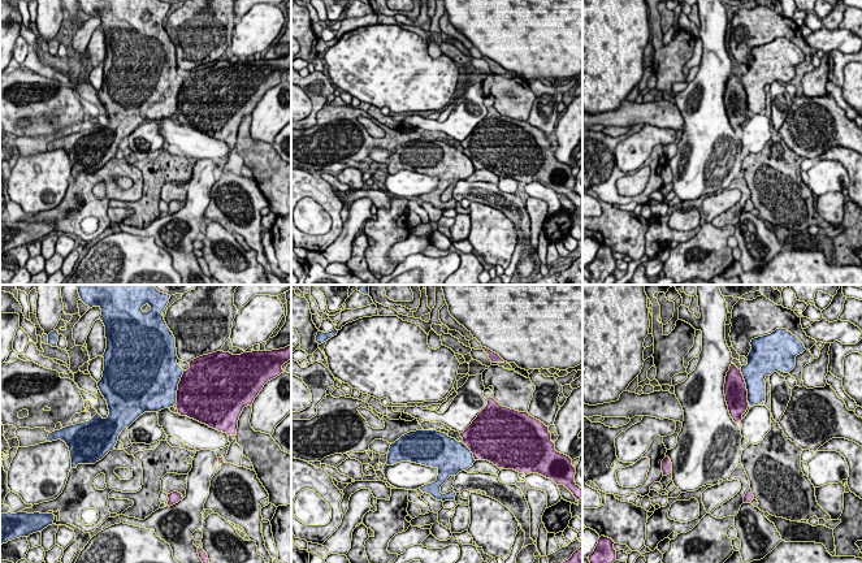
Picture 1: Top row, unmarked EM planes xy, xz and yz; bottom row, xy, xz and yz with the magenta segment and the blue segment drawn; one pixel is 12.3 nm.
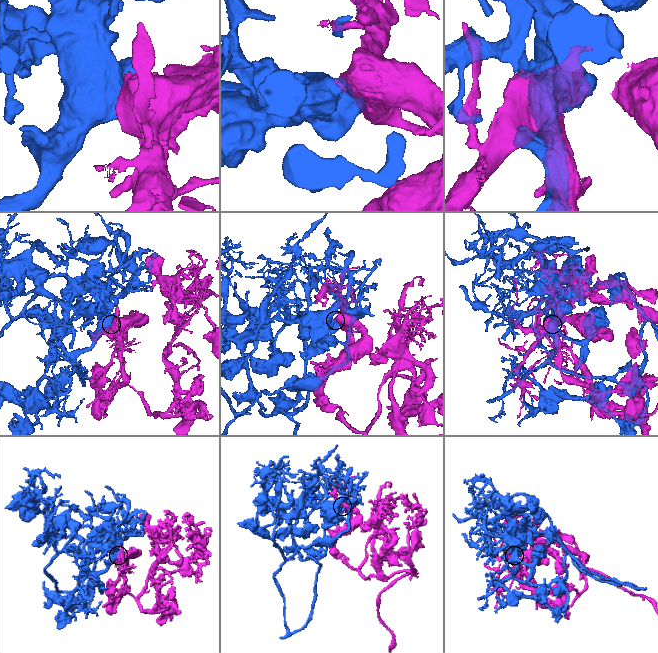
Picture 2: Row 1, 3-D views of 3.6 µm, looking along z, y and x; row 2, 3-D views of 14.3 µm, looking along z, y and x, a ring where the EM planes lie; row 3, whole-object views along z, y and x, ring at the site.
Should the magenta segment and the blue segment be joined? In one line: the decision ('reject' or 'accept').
accept

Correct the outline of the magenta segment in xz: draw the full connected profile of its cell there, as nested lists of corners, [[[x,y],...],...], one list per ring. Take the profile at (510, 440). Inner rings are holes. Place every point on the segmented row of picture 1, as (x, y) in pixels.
[[[493,397],[488,398],[488,406],[460,433],[460,437],[463,441],[458,442],[455,438],[437,430],[410,432],[390,445],[386,464],[394,465],[400,462],[411,462],[437,468],[437,480],[419,489],[442,502],[454,501],[456,493],[451,490],[442,494],[441,486],[450,476],[467,471],[476,460],[488,460],[498,468],[514,469],[525,476],[538,473],[553,480],[556,485],[564,485],[577,501],[582,498],[582,489],[575,482],[576,468],[572,465],[572,459],[555,450],[549,426],[532,417],[528,412],[502,407]]]

